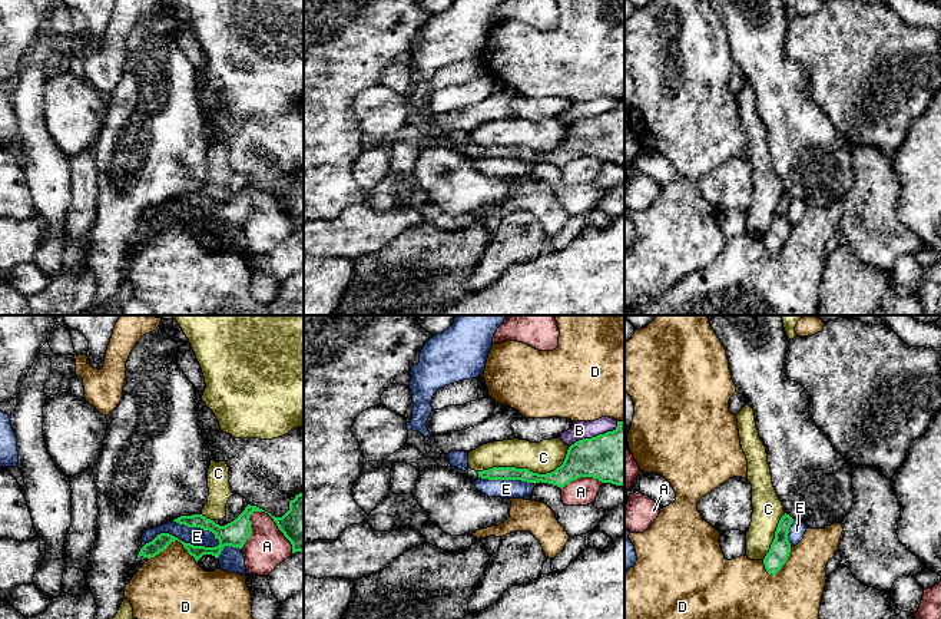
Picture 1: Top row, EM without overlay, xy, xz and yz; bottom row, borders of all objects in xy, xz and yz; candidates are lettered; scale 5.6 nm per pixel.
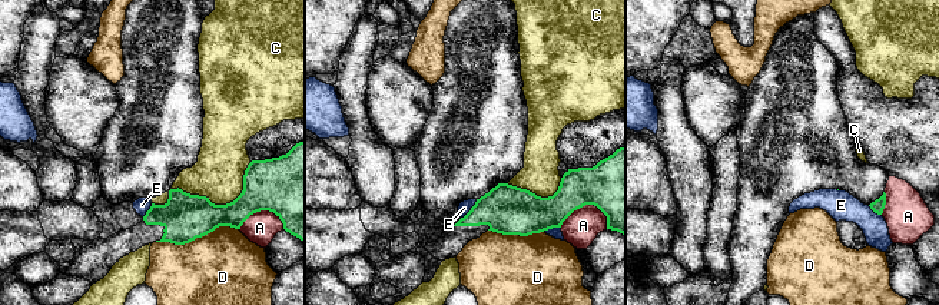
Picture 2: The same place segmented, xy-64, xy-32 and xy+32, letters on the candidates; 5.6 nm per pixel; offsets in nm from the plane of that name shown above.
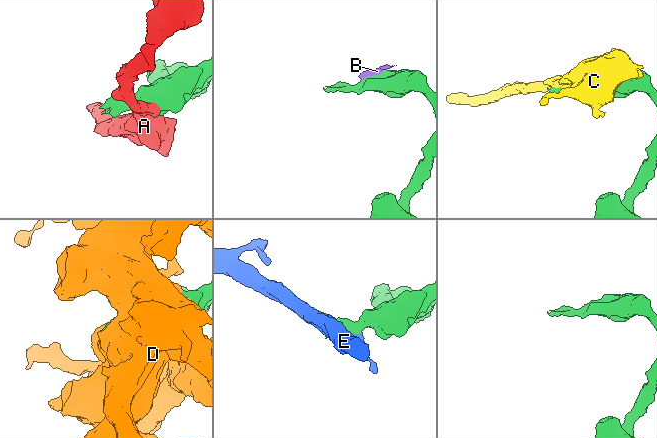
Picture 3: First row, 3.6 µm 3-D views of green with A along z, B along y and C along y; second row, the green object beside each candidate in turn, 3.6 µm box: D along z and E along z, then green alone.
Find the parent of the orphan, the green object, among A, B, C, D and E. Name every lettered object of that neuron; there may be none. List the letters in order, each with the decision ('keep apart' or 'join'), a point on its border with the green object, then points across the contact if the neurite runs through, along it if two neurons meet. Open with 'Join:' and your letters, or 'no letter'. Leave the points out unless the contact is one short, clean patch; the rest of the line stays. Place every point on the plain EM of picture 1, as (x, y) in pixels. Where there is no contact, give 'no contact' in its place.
Join: no letter
A: keep apart; meets green in xy at (275, 201)
B: keep apart; meets green in xz at (596, 115); border along xz (618, 101), (612, 109), (579, 118), (569, 126)
C: keep apart; meets green in xz at (527, 148)
D: keep apart; meets green in xy at (175, 218)
E: keep apart; meets green in xy at (182, 221)

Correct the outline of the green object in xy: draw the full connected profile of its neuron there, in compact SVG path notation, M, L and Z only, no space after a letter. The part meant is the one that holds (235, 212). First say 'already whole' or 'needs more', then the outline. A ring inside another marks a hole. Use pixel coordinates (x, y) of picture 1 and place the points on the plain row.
needs more; M248 183L248 185L245 186L245 189L243 189L233 201L231 201L231 202L228 202L228 203L225 203L225 205L219 205L219 203L216 203L213 199L206 198L206 196L202 195L202 193L180 195L180 196L175 198L173 201L176 201L176 202L179 202L179 203L185 203L185 205L188 205L188 206L201 206L201 208L203 208L203 209L212 211L212 212L215 213L215 218L219 219L219 224L215 225L215 226L193 225L193 224L190 224L190 222L185 222L185 221L179 219L178 216L175 216L175 215L172 215L172 213L169 213L169 212L160 212L160 213L158 213L152 221L146 222L146 224L140 228L140 231L139 231L139 234L137 234L137 236L136 236L136 241L135 241L133 246L129 249L129 254L127 254L127 256L126 256L126 264L127 264L127 262L130 261L130 258L136 254L136 251L143 245L145 241L148 241L150 236L155 236L155 235L159 234L160 231L163 231L163 229L165 229L172 221L175 221L175 219L180 221L180 222L183 224L183 226L188 229L188 232L195 236L196 241L198 241L203 234L212 234L212 235L215 235L215 236L218 238L219 234L221 234L221 231L222 231L222 228L223 228L225 225L232 225L232 226L239 226L239 228L242 228L243 224L245 224L245 221L249 218L249 215L251 215L251 212L252 212L249 195L251 195L254 191L265 191L265 189L262 189L262 188L256 186L256 185Z

